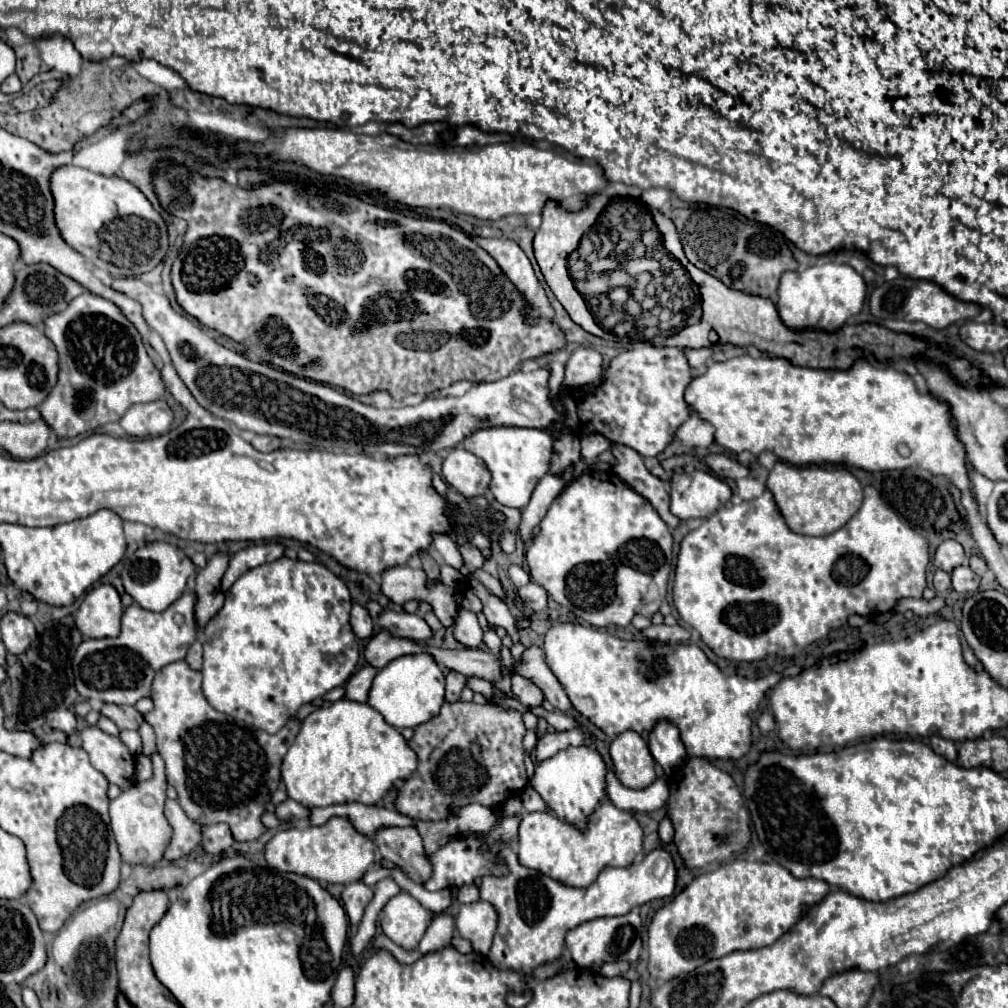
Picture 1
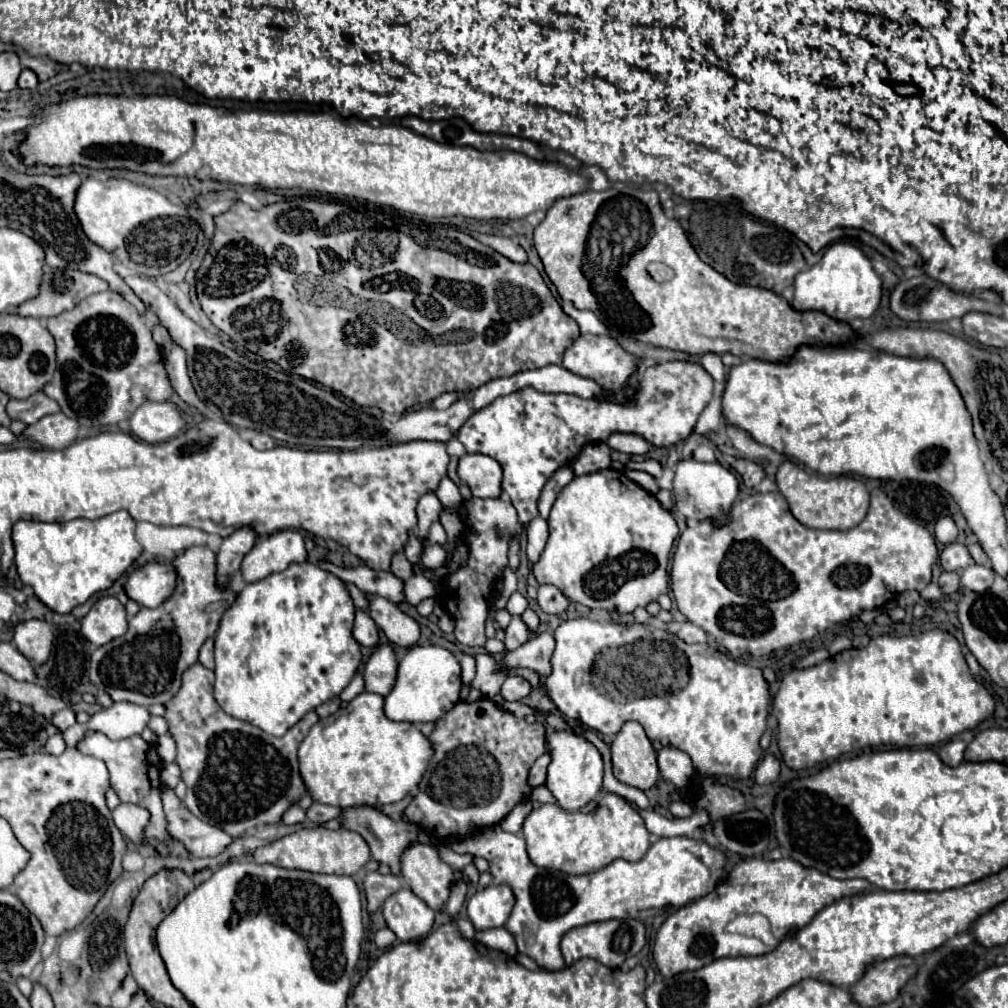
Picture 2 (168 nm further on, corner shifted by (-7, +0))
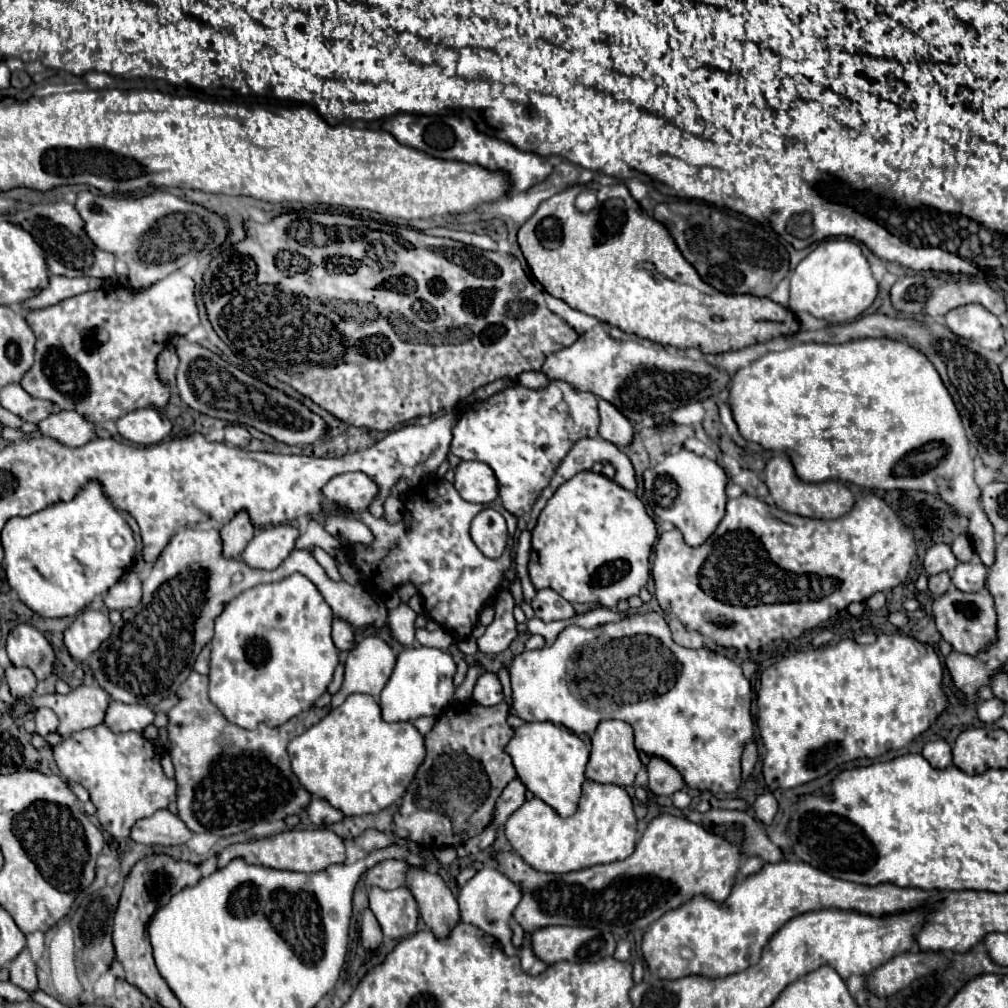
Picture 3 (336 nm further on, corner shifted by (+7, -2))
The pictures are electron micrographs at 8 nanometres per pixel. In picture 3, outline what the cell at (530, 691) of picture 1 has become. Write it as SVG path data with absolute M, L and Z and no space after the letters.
M483 673L473 689L473 701L481 703L485 707L497 705L503 701L503 687L495 673Z

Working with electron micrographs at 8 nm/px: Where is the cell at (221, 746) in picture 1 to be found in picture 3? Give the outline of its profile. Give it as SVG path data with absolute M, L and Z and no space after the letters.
M191 671L189 679L177 689L179 703L167 713L167 751L175 765L177 815L193 833L213 833L227 837L249 829L259 821L281 821L287 815L303 811L311 793L299 783L289 765L287 743L291 737L307 731L321 721L329 707L309 711L289 719L285 725L261 727L249 731L229 723L207 697L207 675Z

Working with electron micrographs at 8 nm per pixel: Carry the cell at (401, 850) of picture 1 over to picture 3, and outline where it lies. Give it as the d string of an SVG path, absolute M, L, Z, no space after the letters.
M413 867L409 871L409 883L405 885L413 893L425 925L437 937L445 937L459 919L459 907L441 875Z

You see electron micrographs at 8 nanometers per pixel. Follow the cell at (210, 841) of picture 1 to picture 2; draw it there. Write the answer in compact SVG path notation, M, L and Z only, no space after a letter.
M173 789L163 791L163 807L169 837L181 841L193 857L215 857L233 841L227 833L223 833L223 829L215 829L213 825L199 821L181 803Z

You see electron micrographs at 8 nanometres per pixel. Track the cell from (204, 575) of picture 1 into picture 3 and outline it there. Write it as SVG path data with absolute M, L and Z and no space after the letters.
M245 511L237 513L225 527L221 527L221 541L223 541L223 555L227 559L235 559L241 555L245 545L253 539L255 527L249 521Z

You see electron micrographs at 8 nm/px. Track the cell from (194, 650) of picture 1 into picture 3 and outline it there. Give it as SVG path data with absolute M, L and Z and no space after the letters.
M209 645L201 649L201 655L195 659L195 665L193 665L193 669L195 669L197 673L203 673L203 675L207 675L207 671L209 671Z

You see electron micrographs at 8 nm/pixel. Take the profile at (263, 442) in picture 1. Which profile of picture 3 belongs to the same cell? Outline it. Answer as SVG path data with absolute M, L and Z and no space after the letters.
M229 425L229 427L225 427L225 441L229 445L247 447L251 443L251 439L253 437L249 435L249 431L245 427L241 427L241 425Z

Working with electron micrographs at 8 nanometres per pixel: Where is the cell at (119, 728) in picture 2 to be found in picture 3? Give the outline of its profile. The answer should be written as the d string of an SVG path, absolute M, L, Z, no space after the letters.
M109 703L109 711L105 713L105 725L113 727L117 733L125 731L143 731L153 723L155 713L145 705L125 705L125 703Z

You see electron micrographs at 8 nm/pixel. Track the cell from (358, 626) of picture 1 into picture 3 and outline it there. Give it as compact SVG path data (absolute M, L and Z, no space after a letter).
M335 619L333 621L333 643L341 651L349 651L355 645L355 633L345 619Z

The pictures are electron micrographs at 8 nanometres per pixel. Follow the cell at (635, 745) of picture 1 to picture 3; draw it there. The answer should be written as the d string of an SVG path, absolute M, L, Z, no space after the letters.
M601 721L595 735L591 737L591 757L587 763L587 779L597 783L613 783L619 787L629 787L635 781L635 775L639 773L641 759L633 745L633 729L625 721Z

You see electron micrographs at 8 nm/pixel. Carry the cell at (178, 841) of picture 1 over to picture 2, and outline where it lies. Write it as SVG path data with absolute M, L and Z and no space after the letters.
M89 733L85 735L77 745L75 745L81 753L85 755L93 755L93 757L99 757L105 761L107 769L109 769L109 785L111 789L119 795L121 803L135 803L143 809L147 809L151 813L151 819L145 827L145 835L149 839L169 839L167 837L167 821L165 821L165 815L163 815L163 805L161 805L161 777L159 777L159 771L161 771L161 759L157 755L157 749L143 741L141 735L133 735L133 737L127 737L127 739L121 739L121 741L113 741L109 737L105 737L103 733Z

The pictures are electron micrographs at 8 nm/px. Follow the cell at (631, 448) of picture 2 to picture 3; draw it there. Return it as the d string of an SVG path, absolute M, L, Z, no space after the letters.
M599 399L599 413L601 413L599 437L617 447L627 447L633 443L633 433L635 433L633 423L629 423L629 419L625 419L625 415L617 411L617 407L613 407L605 399Z

